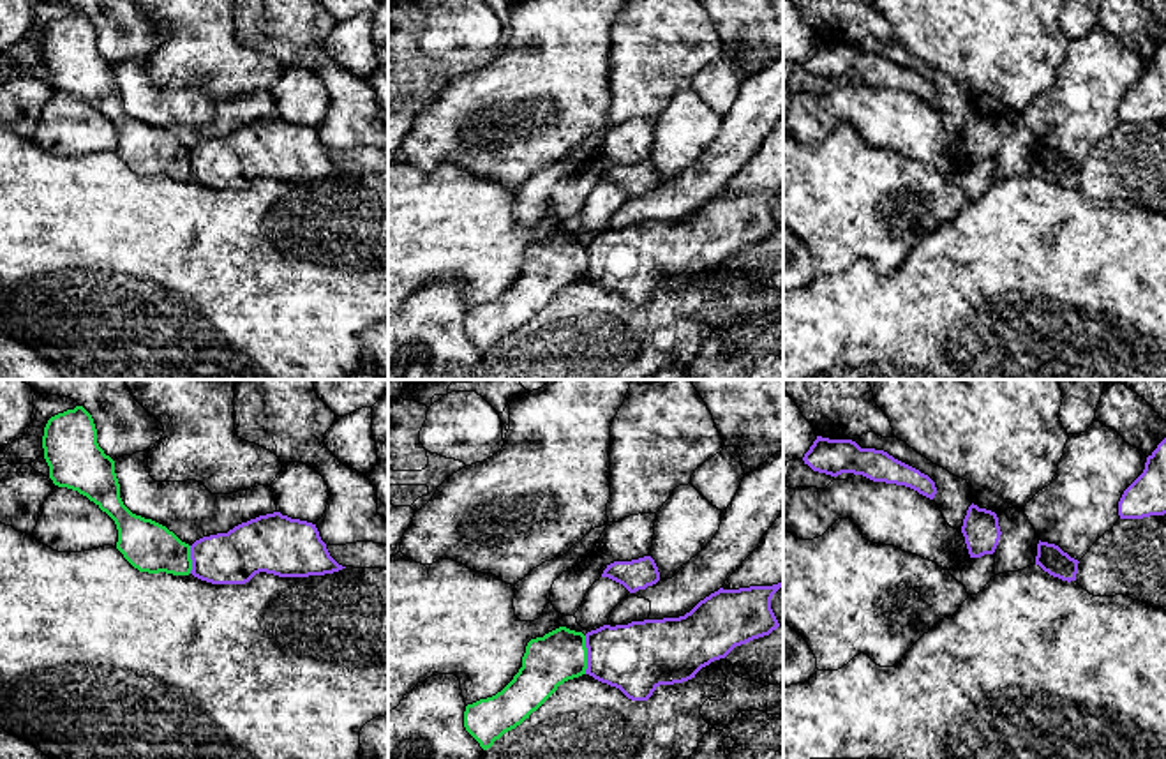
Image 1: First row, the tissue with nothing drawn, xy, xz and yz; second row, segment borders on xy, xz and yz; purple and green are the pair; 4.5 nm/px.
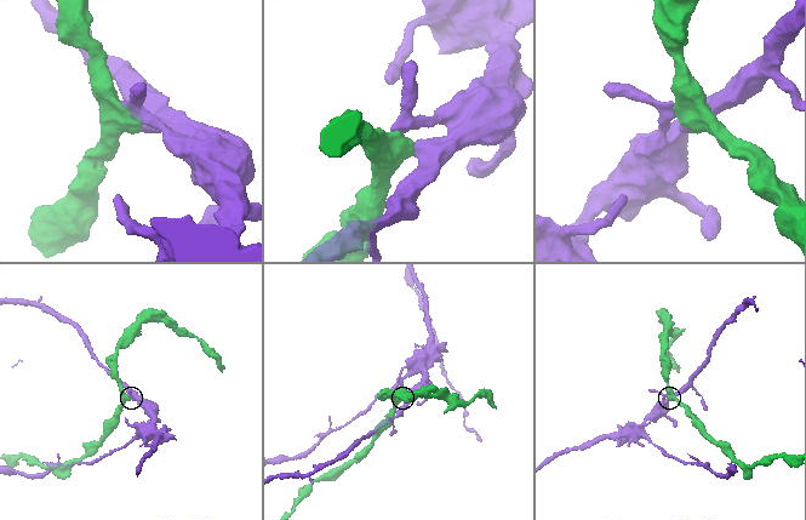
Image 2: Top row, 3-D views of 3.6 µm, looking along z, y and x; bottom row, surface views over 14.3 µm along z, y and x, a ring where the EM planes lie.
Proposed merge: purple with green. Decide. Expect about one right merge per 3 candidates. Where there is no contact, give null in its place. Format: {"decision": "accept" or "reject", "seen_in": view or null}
{"decision": "reject", "seen_in": "xz"}

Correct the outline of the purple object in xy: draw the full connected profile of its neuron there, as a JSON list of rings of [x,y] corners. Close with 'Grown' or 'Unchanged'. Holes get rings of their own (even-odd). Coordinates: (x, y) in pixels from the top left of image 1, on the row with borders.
[[[280,512],[259,515],[235,526],[228,533],[196,540],[191,545],[191,560],[191,574],[212,584],[245,584],[259,572],[279,577],[309,577],[346,568],[330,556],[316,524],[291,519]]]. Unchanged

